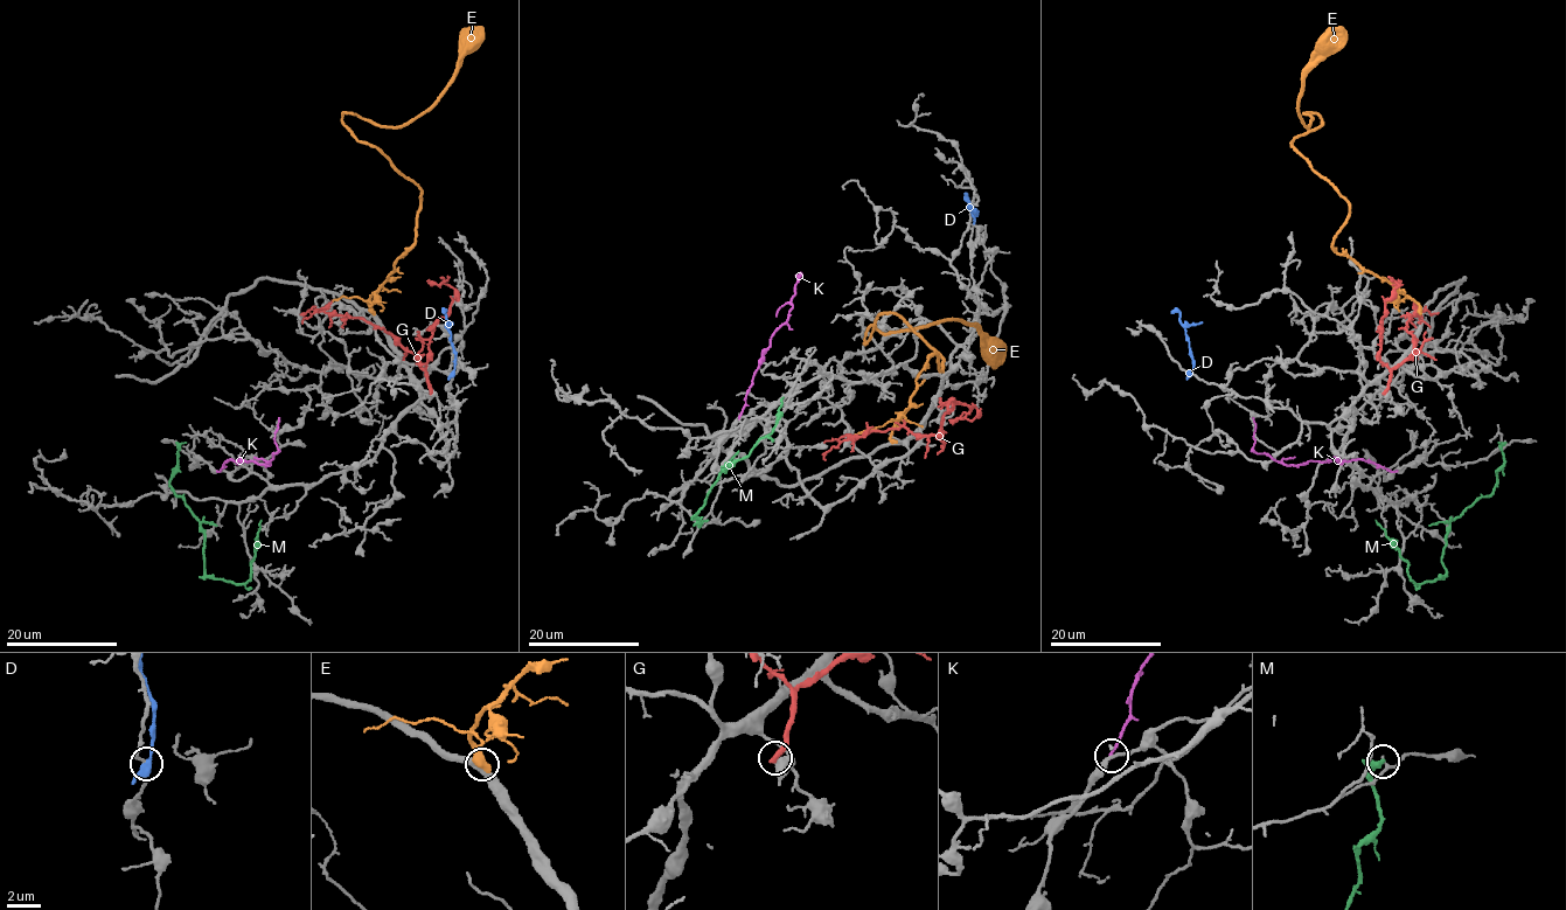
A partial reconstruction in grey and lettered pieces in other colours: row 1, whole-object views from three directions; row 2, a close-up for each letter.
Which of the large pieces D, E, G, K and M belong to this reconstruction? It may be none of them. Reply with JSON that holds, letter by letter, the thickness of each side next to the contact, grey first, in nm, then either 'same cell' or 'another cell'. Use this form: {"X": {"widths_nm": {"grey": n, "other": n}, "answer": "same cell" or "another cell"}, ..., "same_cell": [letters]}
{"D": {"widths_nm": {"grey": 180, "other": 440}, "answer": "another cell"}, "E": {"widths_nm": {"grey": 400, "other": 550}, "answer": "same cell"}, "G": {"widths_nm": {"grey": 480, "other": 400}, "answer": "another cell"}, "K": {"widths_nm": {"grey": 280, "other": 180}, "answer": "another cell"}, "M": {"widths_nm": {"grey": 160, "other": 400}, "answer": "another cell"}, "same_cell": ["E"]}

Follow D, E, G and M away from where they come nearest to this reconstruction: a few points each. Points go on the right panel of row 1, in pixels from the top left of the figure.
D: (1190, 372), (1192, 356), (1185, 327), (1180, 313), (1171, 312)
E: (1420, 312), (1338, 254), (1349, 202), (1292, 146), (1321, 124), (1304, 112), (1304, 125), (1299, 98), (1342, 26)
G: (1385, 393), (1390, 372), (1414, 355), (1414, 339), (1406, 328), (1410, 318), (1418, 311), (1438, 312)
M: (1504, 443), (1503, 466), (1497, 472), (1495, 487), (1450, 522), (1443, 575), (1415, 584), (1400, 550), (1375, 520)

